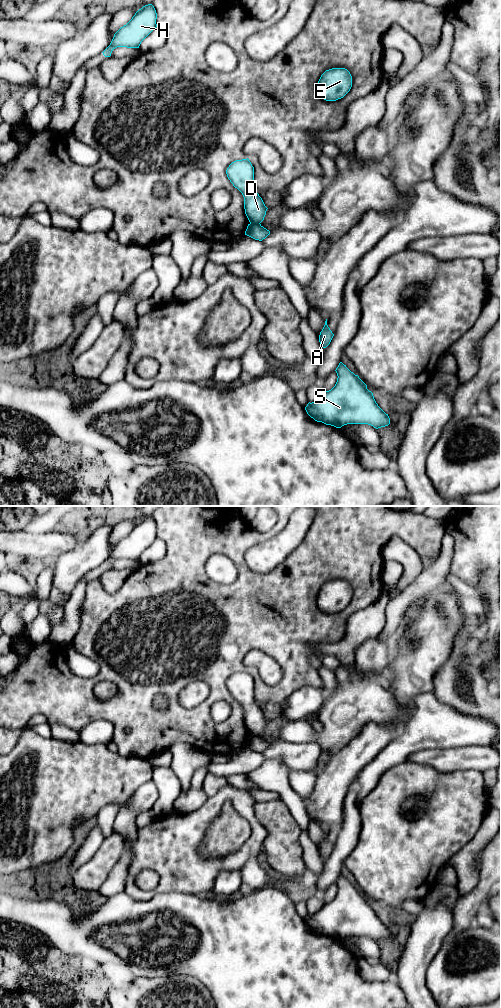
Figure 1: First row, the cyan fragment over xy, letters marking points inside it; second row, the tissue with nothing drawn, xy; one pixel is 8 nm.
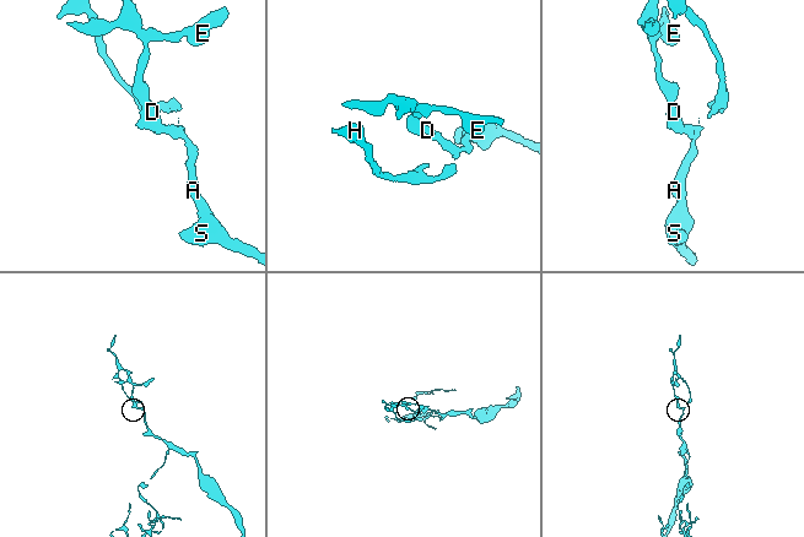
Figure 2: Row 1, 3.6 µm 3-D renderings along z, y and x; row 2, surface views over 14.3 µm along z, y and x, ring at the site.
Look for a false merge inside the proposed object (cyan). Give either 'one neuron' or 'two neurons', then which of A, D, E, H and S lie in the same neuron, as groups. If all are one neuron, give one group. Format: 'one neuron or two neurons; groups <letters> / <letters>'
two neurons; groups A S / D E H

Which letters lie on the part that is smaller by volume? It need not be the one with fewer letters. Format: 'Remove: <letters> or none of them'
Remove: D, E, H

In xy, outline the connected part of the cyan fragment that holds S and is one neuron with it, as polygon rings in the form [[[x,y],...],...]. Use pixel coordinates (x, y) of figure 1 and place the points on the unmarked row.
[[[342,874],[336,880],[337,894],[315,914],[305,919],[317,934],[341,940],[347,936],[368,936],[378,941],[388,938],[390,930],[376,915],[367,897]]]

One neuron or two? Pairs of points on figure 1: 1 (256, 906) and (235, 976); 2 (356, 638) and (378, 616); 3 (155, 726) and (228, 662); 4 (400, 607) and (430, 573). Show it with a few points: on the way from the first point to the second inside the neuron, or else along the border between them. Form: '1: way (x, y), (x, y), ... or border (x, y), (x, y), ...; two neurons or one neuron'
1: way (256, 923), (256, 955), (252, 959); one neuron
2: way (361, 633), (373, 621); one neuron
3: way (178, 725), (186, 725), (209, 702), (217, 685); one neuron
4: way (406, 599), (424, 581); one neuron

